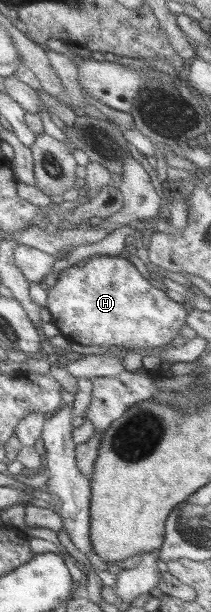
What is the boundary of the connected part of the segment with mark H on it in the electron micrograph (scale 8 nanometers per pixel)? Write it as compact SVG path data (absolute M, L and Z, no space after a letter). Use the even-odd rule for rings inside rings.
M96 256L91 258L89 262L85 262L85 265L77 266L73 265L64 270L61 274L58 275L56 279L55 285L51 287L48 291L46 307L49 309L49 313L51 313L50 322L53 325L57 326L60 333L70 342L79 343L79 345L98 345L98 347L109 349L116 345L117 347L124 347L128 350L135 349L147 349L154 347L163 347L163 345L167 345L170 341L173 341L176 337L178 337L179 330L186 323L186 315L187 309L183 306L182 303L174 301L169 298L165 291L155 287L149 280L143 278L143 275L135 268L135 265L130 262L128 259L119 259L119 257L106 257L106 256Z

